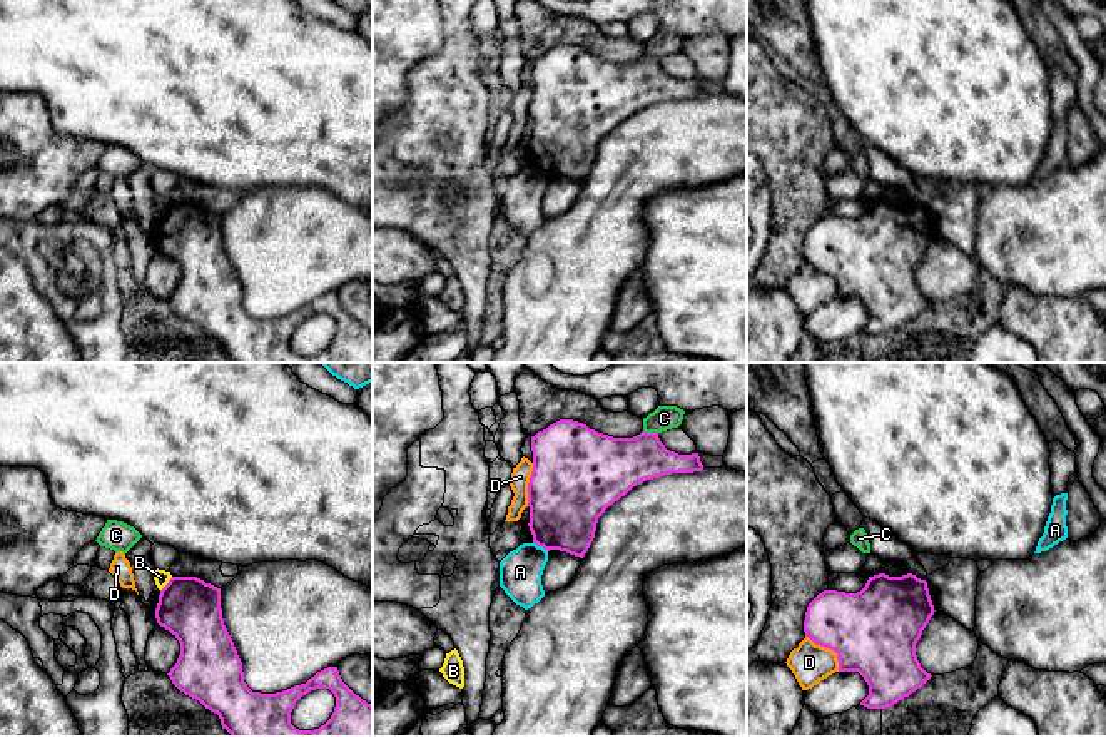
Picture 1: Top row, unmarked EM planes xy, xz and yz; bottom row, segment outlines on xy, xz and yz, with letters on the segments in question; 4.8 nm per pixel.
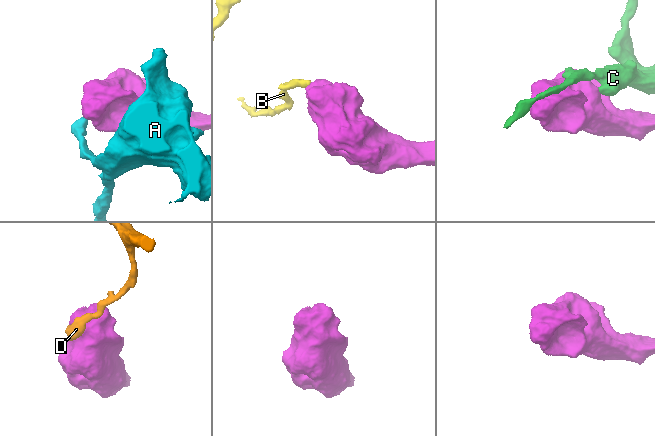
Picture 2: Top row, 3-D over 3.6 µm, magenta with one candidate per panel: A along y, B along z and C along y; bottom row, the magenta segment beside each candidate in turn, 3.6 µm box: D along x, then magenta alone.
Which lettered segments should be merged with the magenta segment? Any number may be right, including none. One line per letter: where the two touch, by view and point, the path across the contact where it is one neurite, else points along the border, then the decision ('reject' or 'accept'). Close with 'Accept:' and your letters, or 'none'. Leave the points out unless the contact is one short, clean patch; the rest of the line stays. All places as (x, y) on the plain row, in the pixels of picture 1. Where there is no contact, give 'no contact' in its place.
A: xz (542, 171) | along xz (533, 167), (548, 176) | reject
B: xy (167, 209) | reject
C: xz (650, 59) | reject
D: yz (829, 273) | reject
Accept: none

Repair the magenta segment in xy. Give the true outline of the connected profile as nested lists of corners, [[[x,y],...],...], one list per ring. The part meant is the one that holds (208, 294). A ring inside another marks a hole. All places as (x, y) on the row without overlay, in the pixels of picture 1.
[[[172,202],[160,216],[155,244],[180,269],[177,289],[167,299],[172,309],[217,339],[222,354],[232,363],[373,363],[373,331],[342,308],[337,292],[327,292],[306,309],[282,318],[252,318],[244,308],[242,287],[224,251],[221,214],[197,202]],[[316,314],[329,314],[334,319],[334,338],[319,354],[299,356],[291,349],[291,338],[302,321]]]

